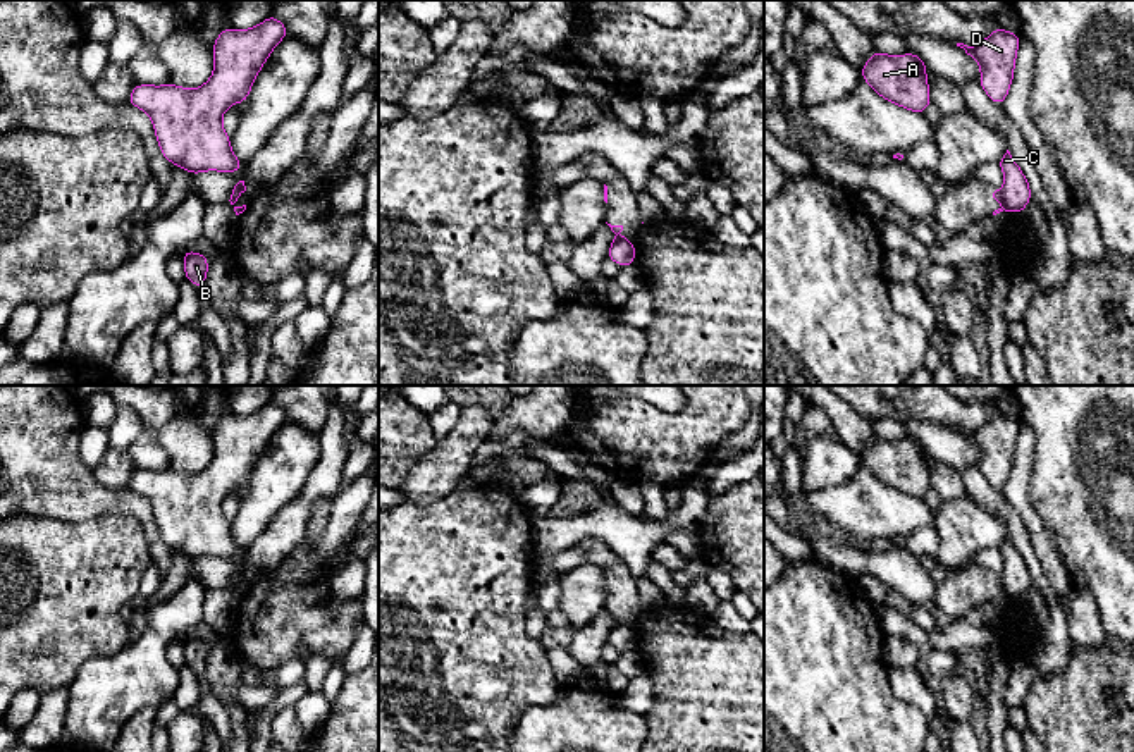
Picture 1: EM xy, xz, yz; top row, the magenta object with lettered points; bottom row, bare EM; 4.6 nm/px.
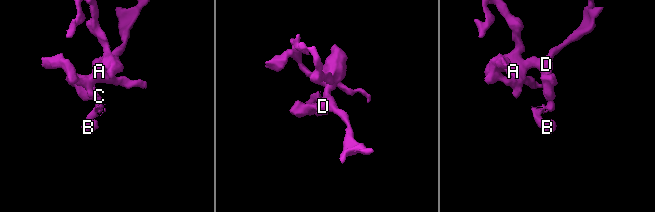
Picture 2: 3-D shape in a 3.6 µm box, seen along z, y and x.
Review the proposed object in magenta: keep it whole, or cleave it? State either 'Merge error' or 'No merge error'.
Merge error

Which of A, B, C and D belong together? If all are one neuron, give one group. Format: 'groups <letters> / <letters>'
groups A C D / B

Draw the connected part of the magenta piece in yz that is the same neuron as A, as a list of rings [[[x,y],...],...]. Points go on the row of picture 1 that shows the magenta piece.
[[[878,50],[860,69],[862,79],[879,96],[915,114],[924,114],[931,103],[926,72],[928,67],[917,53],[895,57]]]

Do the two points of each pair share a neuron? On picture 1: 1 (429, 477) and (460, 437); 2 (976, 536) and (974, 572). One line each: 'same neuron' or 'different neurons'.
1: same neuron
2: different neurons

